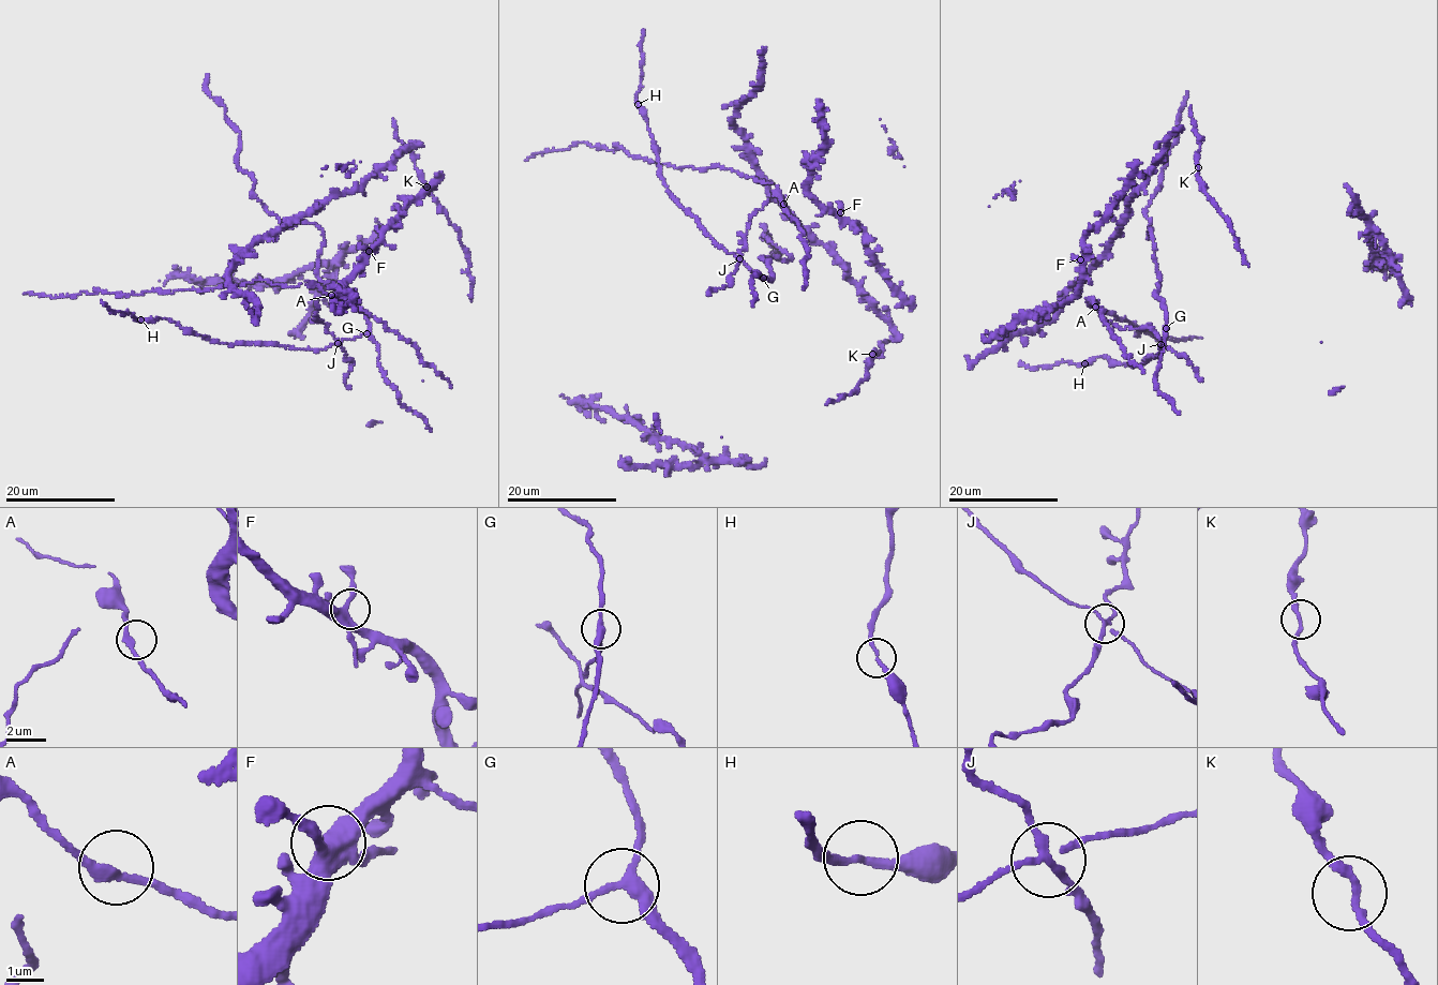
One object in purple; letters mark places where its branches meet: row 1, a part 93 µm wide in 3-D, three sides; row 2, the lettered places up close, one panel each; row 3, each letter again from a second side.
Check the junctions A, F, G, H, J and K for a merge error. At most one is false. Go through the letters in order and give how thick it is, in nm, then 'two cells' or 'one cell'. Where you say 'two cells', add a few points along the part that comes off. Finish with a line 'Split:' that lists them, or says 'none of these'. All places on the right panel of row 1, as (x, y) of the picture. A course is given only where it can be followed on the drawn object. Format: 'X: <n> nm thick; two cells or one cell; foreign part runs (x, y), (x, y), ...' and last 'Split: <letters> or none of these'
A: 240 nm thick; one cell
F: 360 nm thick; one cell
G: 240 nm thick; one cell
H: 180 nm thick; one cell
J: 180 nm thick; two cells; foreign part runs (1161, 344), (1151, 328), (1121, 329), (1101, 316)
K: 200 nm thick; one cell
Split: J

